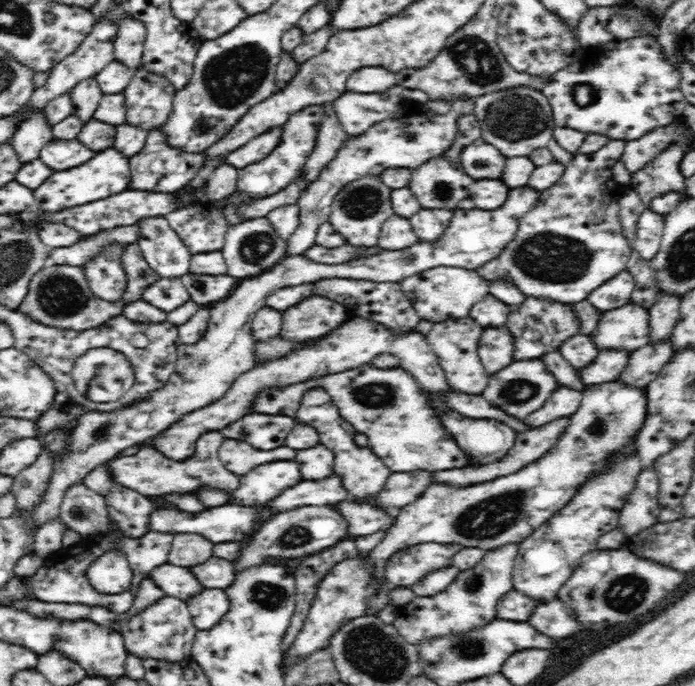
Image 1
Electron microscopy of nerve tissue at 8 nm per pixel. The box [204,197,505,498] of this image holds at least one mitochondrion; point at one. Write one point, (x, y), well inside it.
(375, 394)

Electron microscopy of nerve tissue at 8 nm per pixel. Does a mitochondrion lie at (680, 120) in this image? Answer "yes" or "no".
no

